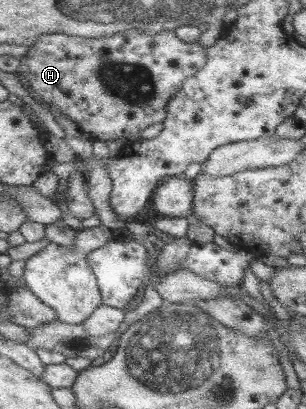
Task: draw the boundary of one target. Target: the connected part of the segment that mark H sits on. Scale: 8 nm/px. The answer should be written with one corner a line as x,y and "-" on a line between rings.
139,29
125,30
124,32
117,32
112,36
88,37
83,36
70,36
64,33
42,34
38,40
28,47
28,52
20,57
21,63
19,72
24,74
25,79
28,81
29,88
35,94
40,102
48,106
50,110
56,108
58,112
65,114
68,118
78,124
84,136
88,136
93,140
114,140
120,144
132,140
138,140
140,132
151,124
156,122
164,122
167,117
167,104
171,98
180,91
182,84
188,78
192,78
196,72
206,64
207,49
202,47
198,41
194,43
184,42
180,37
175,35
173,30
163,30
159,33
150,33
140,31

